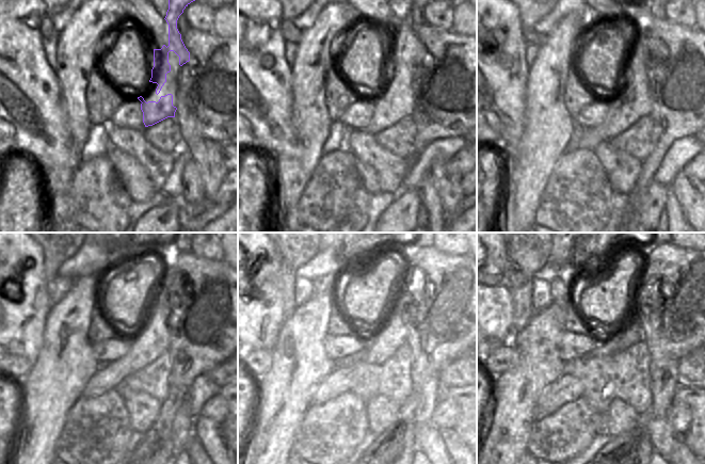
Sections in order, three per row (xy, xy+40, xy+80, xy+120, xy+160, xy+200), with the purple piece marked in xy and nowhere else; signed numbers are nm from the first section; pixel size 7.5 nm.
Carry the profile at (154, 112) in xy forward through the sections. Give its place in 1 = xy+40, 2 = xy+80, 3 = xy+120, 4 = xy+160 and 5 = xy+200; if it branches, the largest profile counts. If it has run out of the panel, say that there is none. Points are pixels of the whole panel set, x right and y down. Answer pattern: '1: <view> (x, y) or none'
1: xy+40 (385, 114)
2: xy+80 (620, 117)
3: xy+120 (108, 377)
4: xy+160 (339, 381)
5: xy+200 (566, 388)

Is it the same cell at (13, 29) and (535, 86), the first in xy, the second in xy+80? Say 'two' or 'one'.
two

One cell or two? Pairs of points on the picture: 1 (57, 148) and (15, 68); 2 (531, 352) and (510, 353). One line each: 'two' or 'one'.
1: one
2: two

